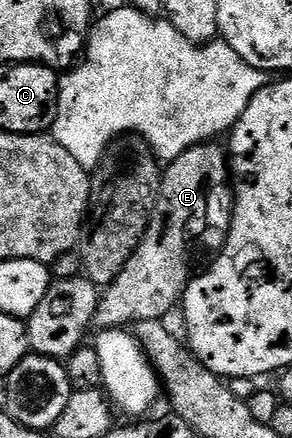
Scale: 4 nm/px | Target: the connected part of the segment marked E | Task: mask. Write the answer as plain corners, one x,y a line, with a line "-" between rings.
209,142
206,144
196,144
193,148
188,148
186,154
182,154
178,158
174,158
163,169
162,179
160,181
160,196
156,200
156,205
152,211
152,217
150,222
146,226
146,234
140,240
140,244
134,250
134,254
130,258
130,262
126,262
126,266
122,266
122,274
118,274
118,278
114,278
112,284
107,285
100,292
100,300
96,304
96,313
92,319
93,325
100,330
120,330
125,326
135,326
138,322
150,322
151,320
164,320
167,317
167,312
172,307
181,303
185,290
188,288
188,281
192,279
194,275
194,269
192,269
192,255
195,254
199,248
209,248
212,254
215,254
224,247
226,238
228,237
228,231
232,225
232,205
234,203
234,188
230,183
230,157
223,147
219,148
219,143

